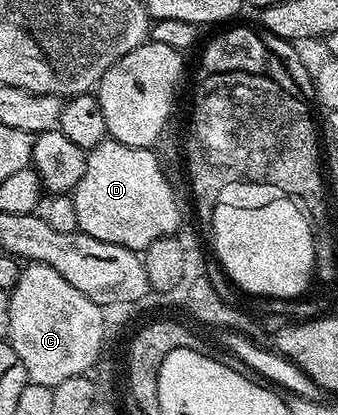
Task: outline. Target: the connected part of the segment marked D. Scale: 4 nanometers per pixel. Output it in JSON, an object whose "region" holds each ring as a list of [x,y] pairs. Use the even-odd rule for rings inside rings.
{"region":[[[105,141],[88,154],[87,168],[73,192],[78,230],[136,253],[158,239],[174,236],[183,215],[166,177],[154,150]]]}

